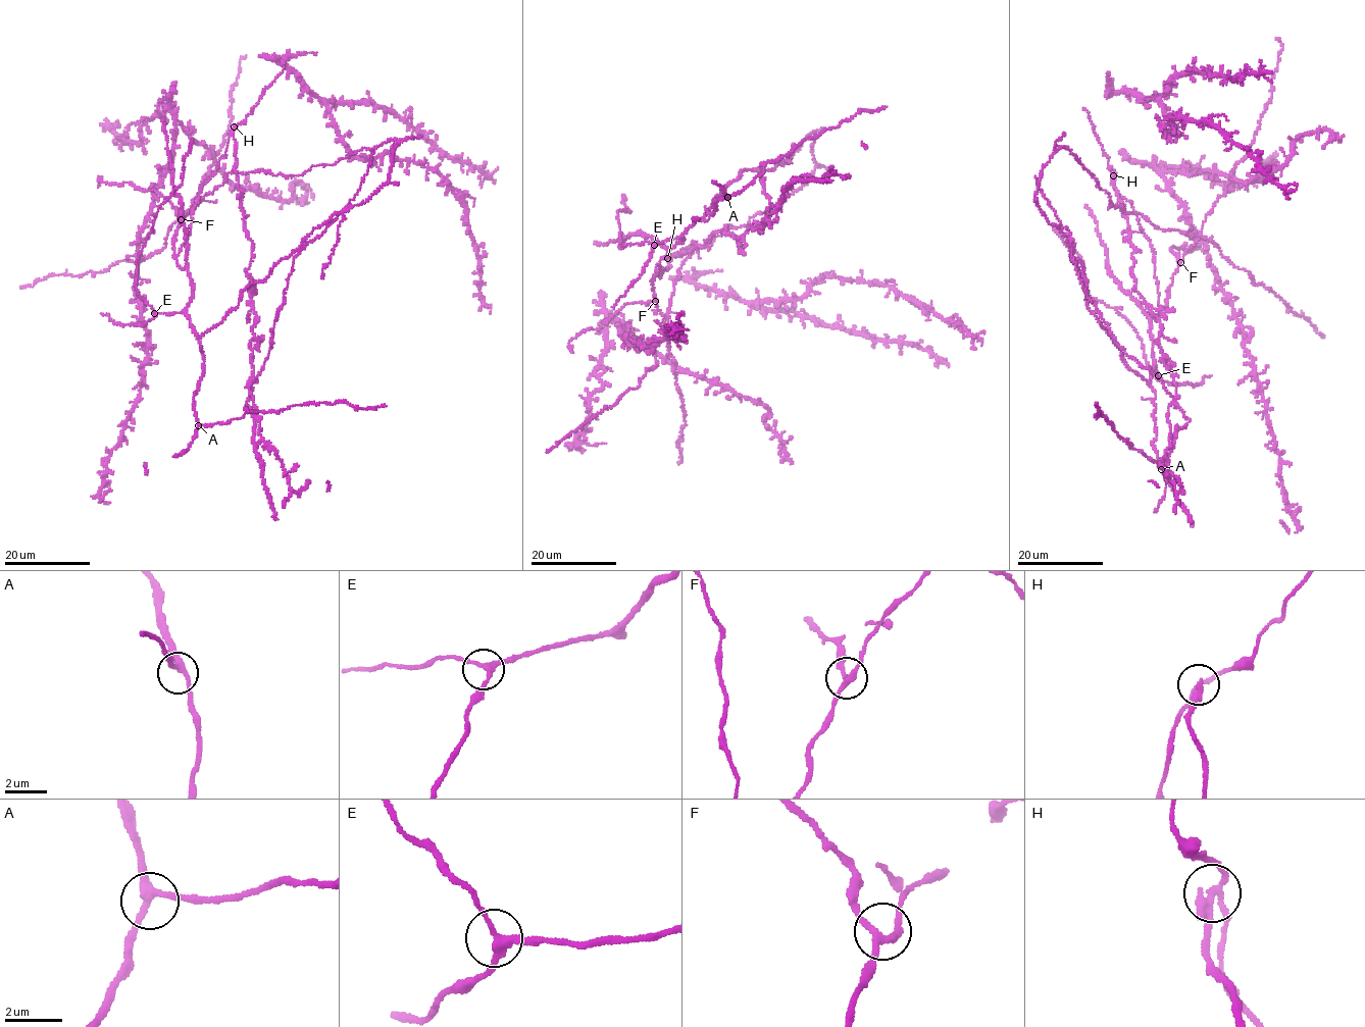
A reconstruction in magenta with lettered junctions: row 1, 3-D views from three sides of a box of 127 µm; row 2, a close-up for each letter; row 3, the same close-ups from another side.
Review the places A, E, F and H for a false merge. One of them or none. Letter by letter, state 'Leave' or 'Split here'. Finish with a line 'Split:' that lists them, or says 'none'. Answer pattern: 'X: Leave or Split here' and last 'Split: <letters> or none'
A: Leave
E: Leave
F: Leave
H: Split here
Split: H

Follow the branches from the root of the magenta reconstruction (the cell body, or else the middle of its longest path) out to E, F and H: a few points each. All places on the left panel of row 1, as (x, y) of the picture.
E: (215, 326), (199, 335), (189, 316), (183, 312), (154, 313)
F: (215, 326), (199, 335), (187, 315), (193, 281), (187, 267), (182, 268), (173, 255), (173, 238), (181, 219)
H: (215, 326), (201, 336), (194, 330), (186, 313), (193, 281), (177, 254), (201, 188), (234, 126)

